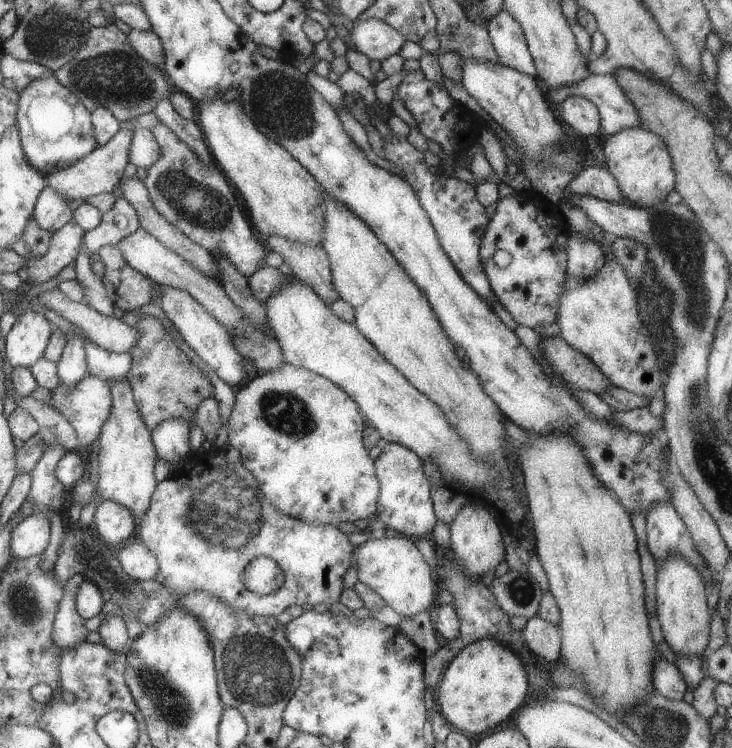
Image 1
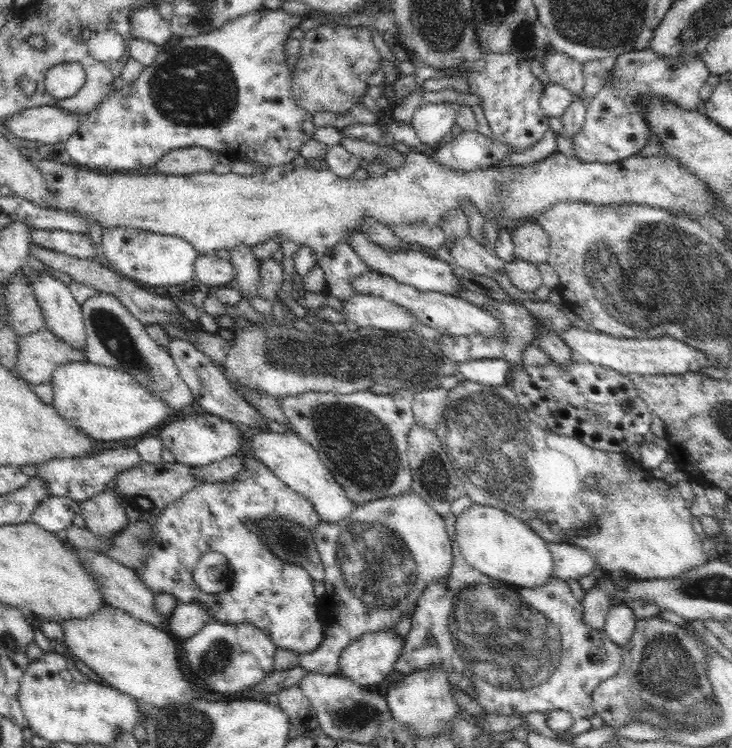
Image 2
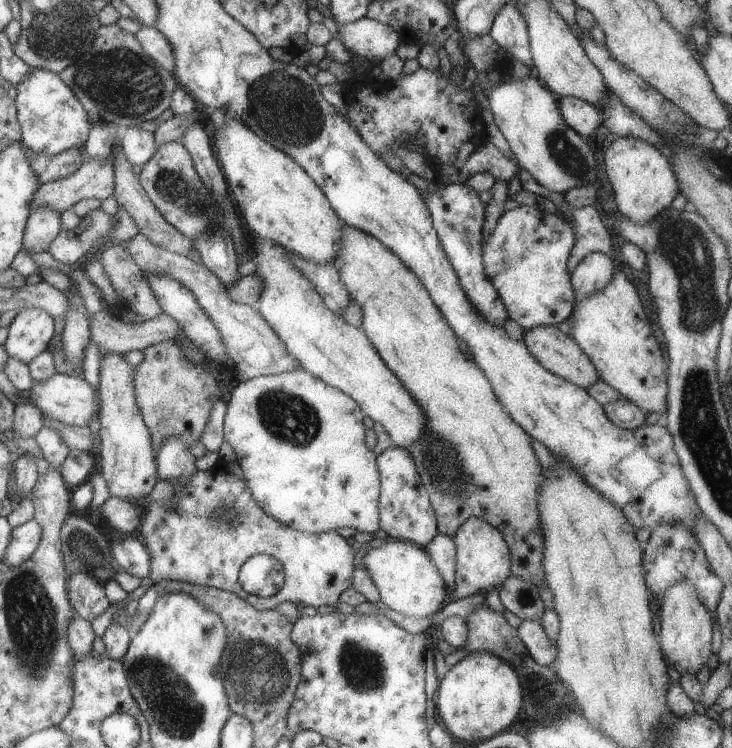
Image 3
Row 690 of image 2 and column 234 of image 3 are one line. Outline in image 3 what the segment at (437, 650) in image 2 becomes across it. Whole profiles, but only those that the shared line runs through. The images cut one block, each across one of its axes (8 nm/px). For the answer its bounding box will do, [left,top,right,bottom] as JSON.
[140,459,356,610]

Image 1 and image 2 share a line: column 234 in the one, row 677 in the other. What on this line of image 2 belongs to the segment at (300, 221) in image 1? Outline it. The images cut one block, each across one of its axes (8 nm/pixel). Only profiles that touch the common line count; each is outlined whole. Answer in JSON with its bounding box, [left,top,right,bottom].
[60,604,209,706]

